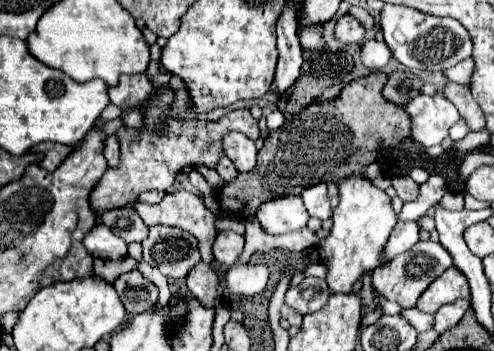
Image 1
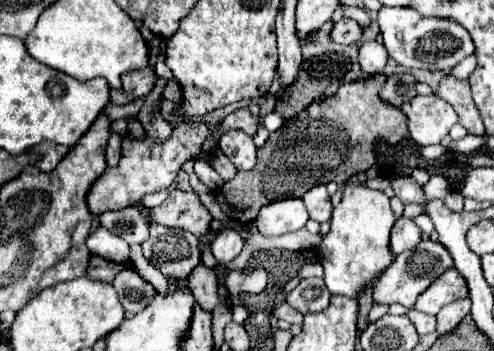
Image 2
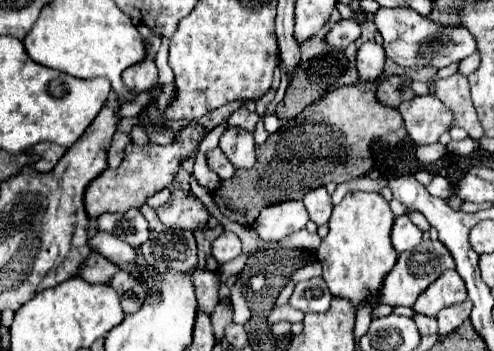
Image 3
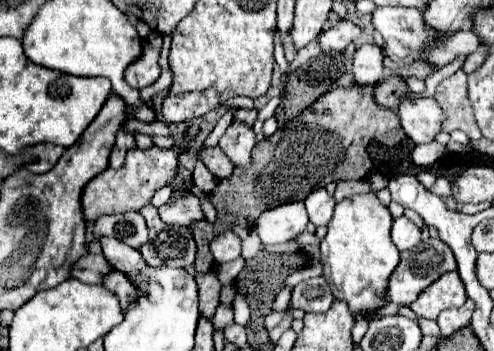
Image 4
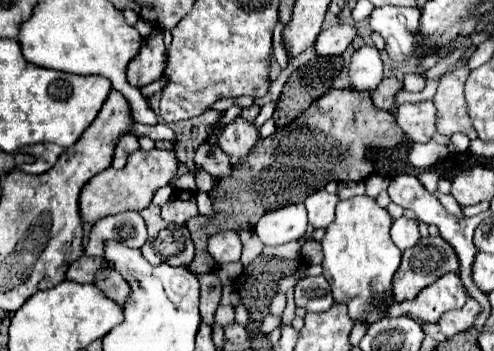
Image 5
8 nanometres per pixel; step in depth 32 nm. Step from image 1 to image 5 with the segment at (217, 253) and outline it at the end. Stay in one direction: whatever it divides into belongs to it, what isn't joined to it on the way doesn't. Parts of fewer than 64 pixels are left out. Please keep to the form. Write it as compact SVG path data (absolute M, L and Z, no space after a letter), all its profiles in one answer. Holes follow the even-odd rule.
M234 230L218 232L208 238L208 252L218 264L230 264L238 262L242 254L242 242L240 236Z

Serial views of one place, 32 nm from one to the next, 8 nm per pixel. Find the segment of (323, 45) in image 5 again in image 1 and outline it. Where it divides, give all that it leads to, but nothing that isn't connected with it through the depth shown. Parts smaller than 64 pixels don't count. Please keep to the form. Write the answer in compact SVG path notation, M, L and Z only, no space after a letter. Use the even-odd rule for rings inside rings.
M342 16L338 22L336 22L336 28L334 28L334 36L338 42L342 44L356 44L364 38L364 28L362 24L352 18L352 16Z

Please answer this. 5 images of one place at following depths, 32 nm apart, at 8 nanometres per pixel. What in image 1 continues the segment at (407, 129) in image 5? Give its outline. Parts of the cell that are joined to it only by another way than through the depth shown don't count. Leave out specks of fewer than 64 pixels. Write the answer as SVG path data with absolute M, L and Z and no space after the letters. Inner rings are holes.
M416 96L404 110L412 122L412 138L422 146L440 144L460 120L454 104L442 96Z

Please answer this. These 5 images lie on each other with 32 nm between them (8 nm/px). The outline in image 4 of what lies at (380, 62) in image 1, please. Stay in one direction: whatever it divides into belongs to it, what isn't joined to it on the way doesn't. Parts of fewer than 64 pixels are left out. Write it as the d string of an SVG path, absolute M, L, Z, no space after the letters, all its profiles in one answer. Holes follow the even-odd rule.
M364 44L354 54L352 64L354 84L376 86L382 78L382 50L374 44Z

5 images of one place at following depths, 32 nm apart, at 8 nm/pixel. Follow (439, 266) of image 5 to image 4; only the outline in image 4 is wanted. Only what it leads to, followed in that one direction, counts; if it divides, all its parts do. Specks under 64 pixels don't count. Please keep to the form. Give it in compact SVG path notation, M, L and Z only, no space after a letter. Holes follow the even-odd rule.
M426 238L416 248L402 252L400 264L388 284L388 300L396 304L410 304L426 286L450 270L456 270L456 258L452 256L452 250L440 238Z

